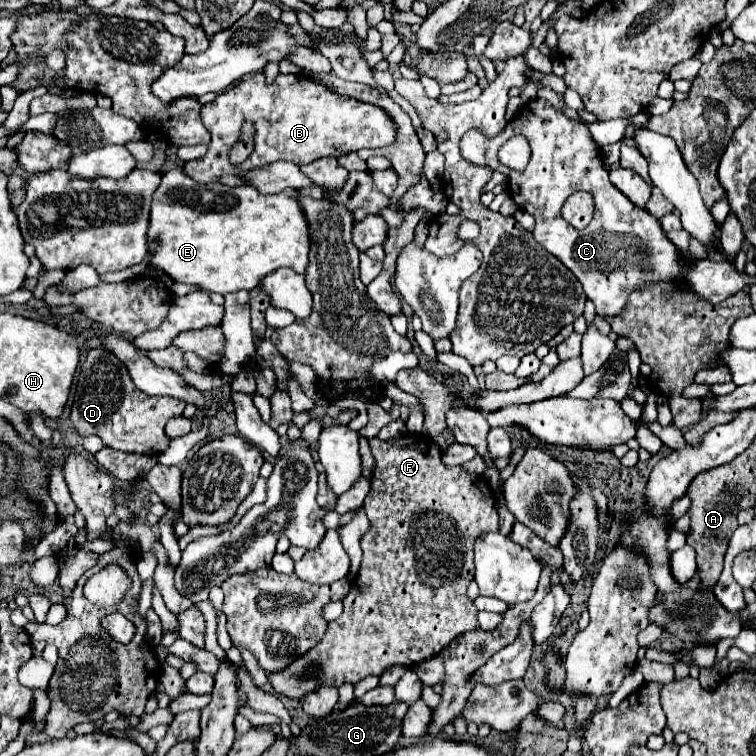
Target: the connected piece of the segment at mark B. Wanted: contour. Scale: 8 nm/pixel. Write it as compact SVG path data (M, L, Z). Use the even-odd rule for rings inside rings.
M254 73L248 79L238 81L230 91L220 93L212 103L206 103L202 107L200 115L202 115L204 127L212 135L212 143L208 147L208 153L202 159L190 161L184 165L184 171L198 183L214 183L224 173L238 175L246 169L256 169L256 167L262 167L262 165L268 165L268 163L274 163L280 159L292 161L296 165L306 165L320 157L340 157L344 153L358 151L364 147L384 147L384 145L394 143L394 137L396 137L394 121L390 121L390 117L386 117L384 109L378 109L376 105L366 105L352 97L342 97L342 95L326 89L324 85L318 85L316 81L310 81L310 77L304 73L298 73L298 75L278 73L272 83L266 83L264 73ZM244 121L252 121L256 125L256 137L254 137L256 145L254 145L252 155L242 165L234 167L228 161L228 155L230 155L230 149L234 147L236 139L240 137L240 127Z

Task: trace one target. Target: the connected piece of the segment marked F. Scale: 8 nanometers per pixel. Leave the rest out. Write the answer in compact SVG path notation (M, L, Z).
M406 433L406 435L402 435L398 439L390 439L390 441L370 439L370 449L372 449L372 455L376 459L376 467L374 467L374 475L372 475L372 481L370 481L370 493L366 495L364 505L362 505L366 515L368 515L368 519L370 519L370 529L360 539L364 557L362 557L362 563L360 563L358 577L354 579L354 583L350 585L348 595L344 597L344 611L342 611L342 615L328 623L328 631L322 637L322 641L318 645L314 645L310 651L306 651L304 655L296 657L286 669L276 671L276 673L268 673L268 683L272 685L274 693L280 693L280 695L286 695L286 697L292 697L292 699L304 699L306 693L310 693L314 689L320 689L324 685L334 685L334 687L340 687L344 683L352 683L354 685L356 681L360 681L360 679L364 679L368 675L380 675L384 669L388 669L392 665L414 667L416 663L438 655L456 637L464 635L466 631L474 631L474 629L480 627L478 619L476 619L478 609L476 609L474 601L468 599L466 589L468 589L468 583L474 579L474 541L480 535L484 535L484 533L498 531L498 511L496 511L496 495L494 495L494 491L490 489L490 485L486 483L484 477L480 477L480 475L474 477L472 473L468 473L462 467L446 465L442 461L440 447L430 437L426 437L422 433L416 433L416 435Z

